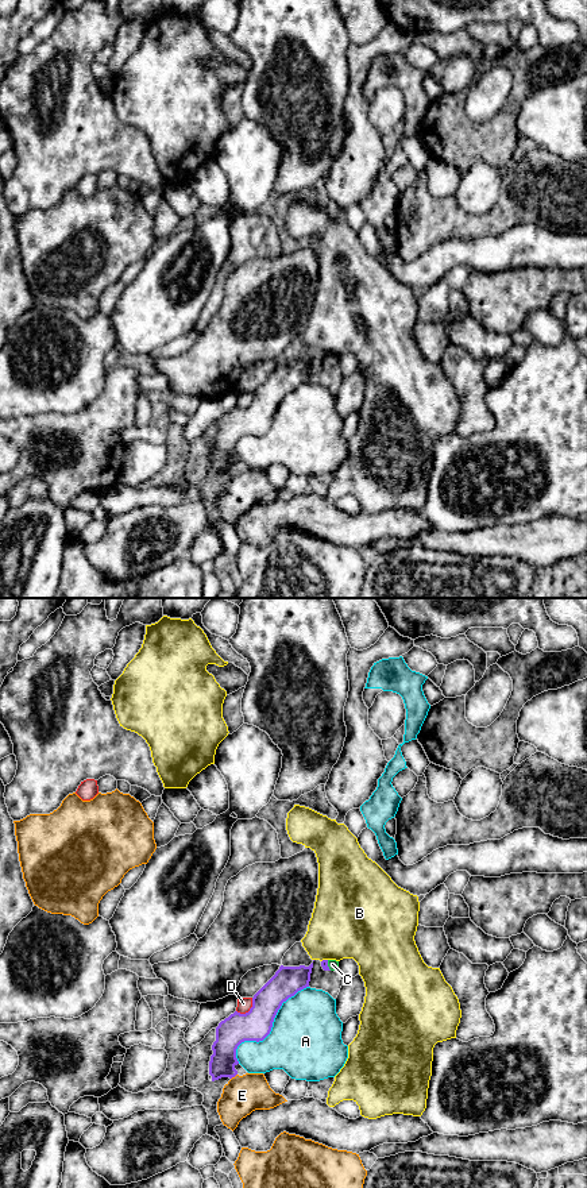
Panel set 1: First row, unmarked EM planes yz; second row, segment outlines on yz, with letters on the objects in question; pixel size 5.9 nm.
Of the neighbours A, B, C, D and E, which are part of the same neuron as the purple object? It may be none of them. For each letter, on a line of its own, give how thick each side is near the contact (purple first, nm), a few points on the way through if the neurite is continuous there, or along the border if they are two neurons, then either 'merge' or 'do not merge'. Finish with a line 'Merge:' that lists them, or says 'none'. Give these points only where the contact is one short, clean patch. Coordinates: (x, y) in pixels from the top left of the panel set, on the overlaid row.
A: 190 nm thick on the purple side, 440 nm on the other; do not merge
B: 50 nm thick on the purple side, 400 nm on the other; border along yz (327, 959), (321, 961); do not merge
C: 50 nm thick on the purple side, 60 nm on the other; runs through yz (324, 963), (327, 965), (332, 964); merge
D: 190 nm thick on the purple side, 80 nm on the other; border along yz (253, 998), (253, 1006), (247, 1011), (236, 1011); do not merge
E: 170 nm thick on the purple side, 220 nm on the other; border along yz (236, 1073), (231, 1079); do not merge
Merge: C

